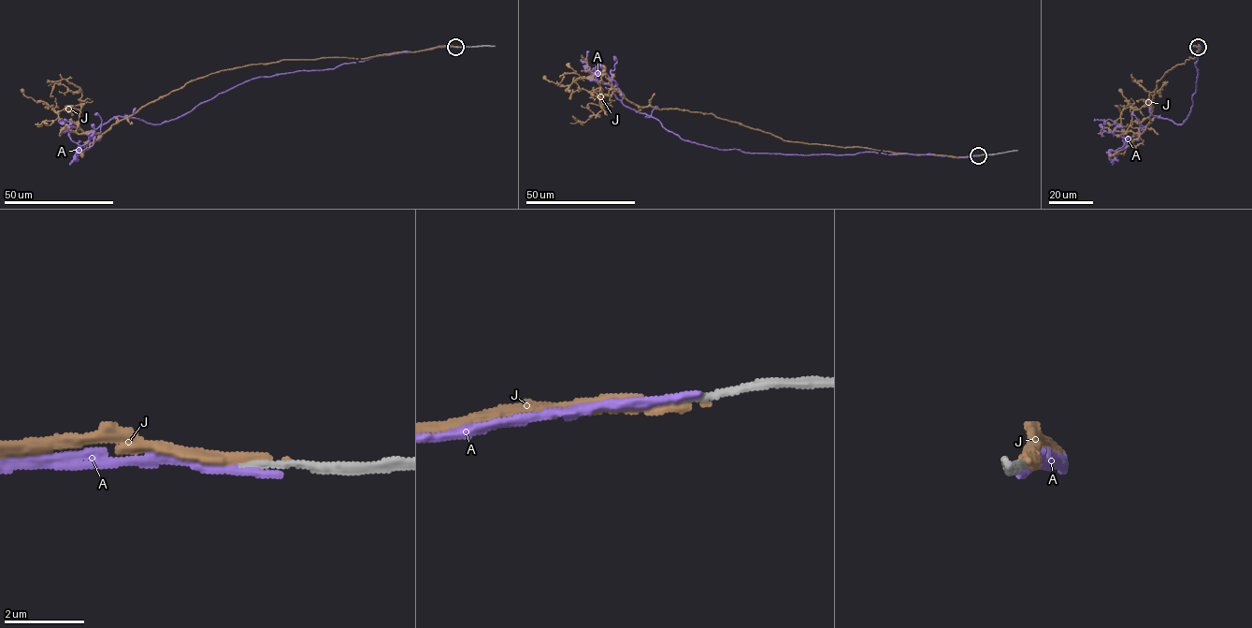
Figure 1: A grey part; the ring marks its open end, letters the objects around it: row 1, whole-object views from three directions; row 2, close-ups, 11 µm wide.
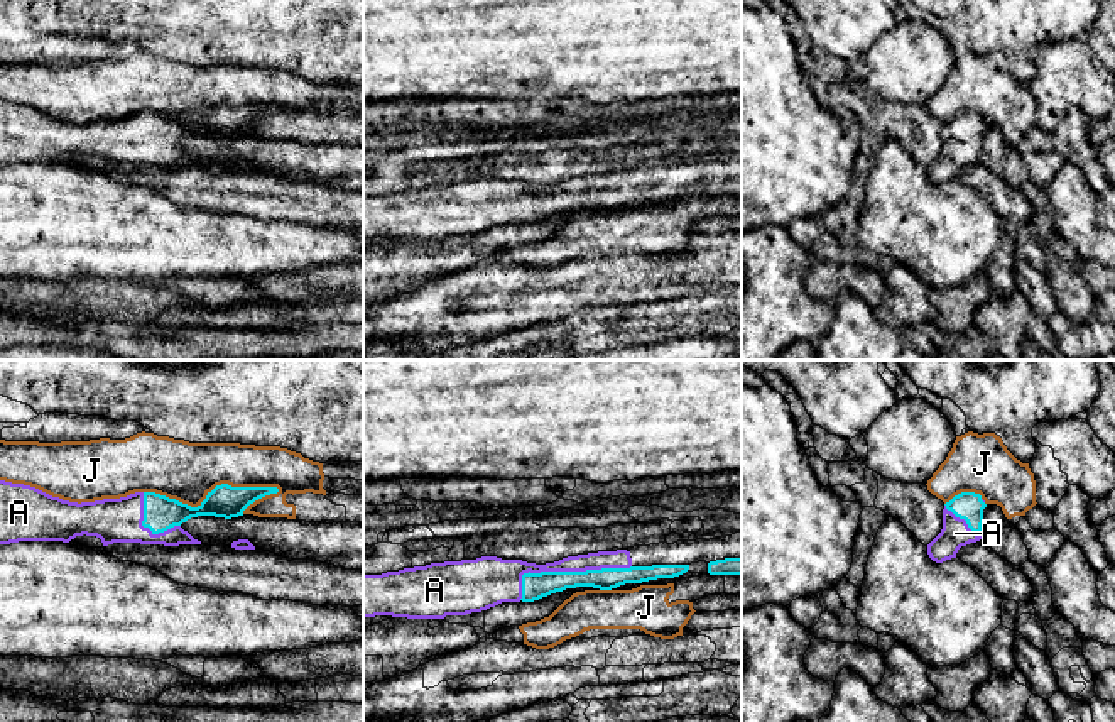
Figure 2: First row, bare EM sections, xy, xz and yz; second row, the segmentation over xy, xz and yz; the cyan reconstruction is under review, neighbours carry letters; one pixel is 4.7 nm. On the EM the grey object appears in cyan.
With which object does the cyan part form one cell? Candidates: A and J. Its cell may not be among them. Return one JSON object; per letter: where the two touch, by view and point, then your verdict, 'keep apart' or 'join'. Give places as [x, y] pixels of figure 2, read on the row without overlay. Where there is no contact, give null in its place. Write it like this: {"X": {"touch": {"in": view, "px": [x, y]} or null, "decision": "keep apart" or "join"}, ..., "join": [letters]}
{"A": {"touch": {"in": "xz", "px": [565, 193]}, "decision": "join"}, "J": {"touch": {"in": "xy", "px": [212, 112]}, "decision": "keep apart"}, "join": ["A"]}

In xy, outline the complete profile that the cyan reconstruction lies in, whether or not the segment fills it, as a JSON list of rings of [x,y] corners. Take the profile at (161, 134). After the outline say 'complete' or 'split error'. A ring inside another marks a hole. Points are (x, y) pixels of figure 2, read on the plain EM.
[[[0,101],[0,166],[19,162],[63,162],[69,164],[76,157],[96,157],[103,167],[113,164],[140,164],[140,166],[201,166],[188,152],[181,149],[191,139],[238,139],[255,122],[277,115],[277,108],[231,108],[228,105],[216,107],[208,113],[206,120],[191,129],[176,120],[155,113],[135,113],[120,120],[103,120],[95,123],[69,123],[52,118],[35,108]]]; split error

